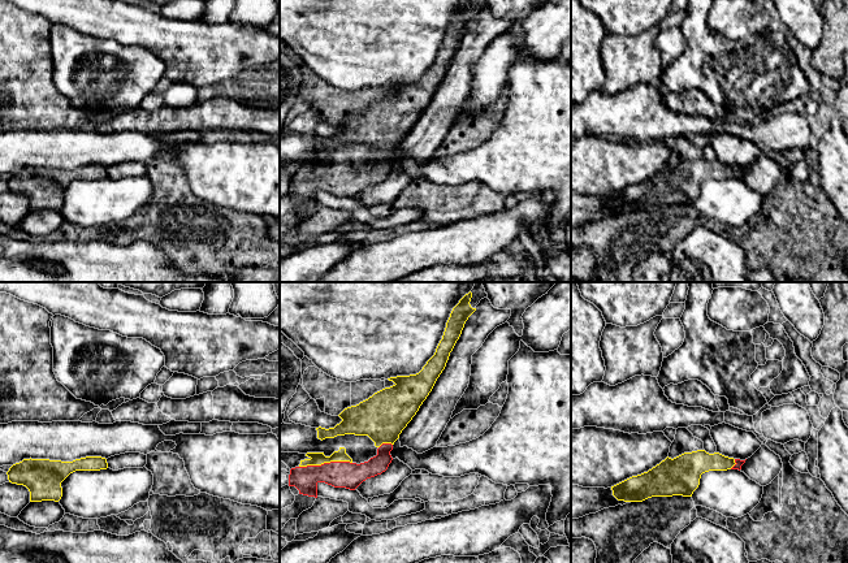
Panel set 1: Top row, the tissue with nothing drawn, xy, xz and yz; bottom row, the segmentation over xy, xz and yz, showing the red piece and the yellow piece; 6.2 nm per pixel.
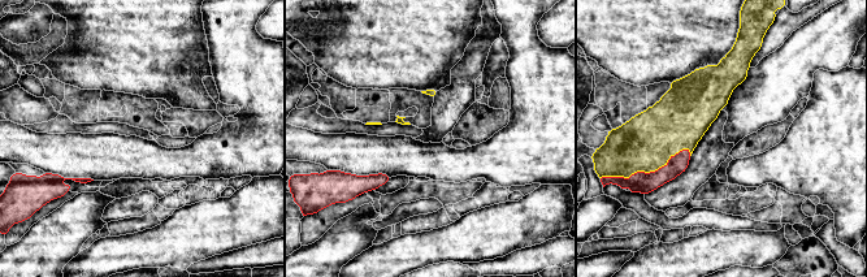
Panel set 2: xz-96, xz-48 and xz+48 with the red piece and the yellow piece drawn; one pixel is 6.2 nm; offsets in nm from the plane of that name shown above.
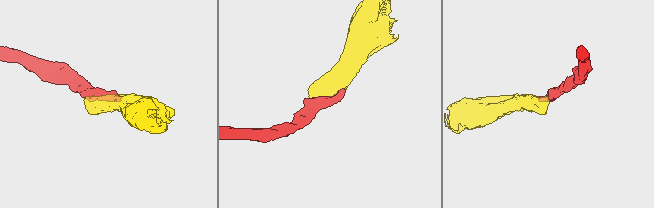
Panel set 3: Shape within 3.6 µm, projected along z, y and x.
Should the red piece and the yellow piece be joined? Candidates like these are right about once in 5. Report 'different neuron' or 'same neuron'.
same neuron

